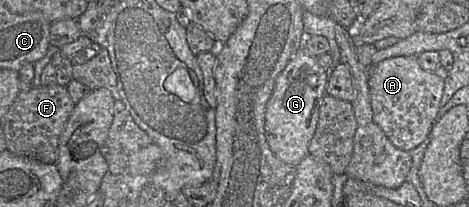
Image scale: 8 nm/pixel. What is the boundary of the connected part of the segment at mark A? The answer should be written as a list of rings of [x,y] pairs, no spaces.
[[[417,56],[388,58],[368,68],[368,86],[374,122],[396,148],[411,151],[428,138],[440,109],[444,80],[423,70]]]

